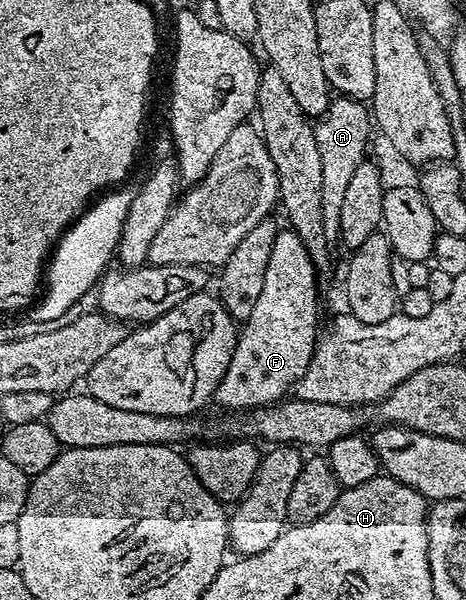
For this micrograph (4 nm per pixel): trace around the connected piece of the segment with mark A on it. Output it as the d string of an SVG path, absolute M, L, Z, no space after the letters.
M336 96L323 118L314 126L318 156L322 156L322 228L329 244L340 242L340 217L342 204L346 200L346 187L354 177L354 172L358 172L358 168L366 162L364 152L366 156L370 148L368 122L370 126L370 110L363 101Z

